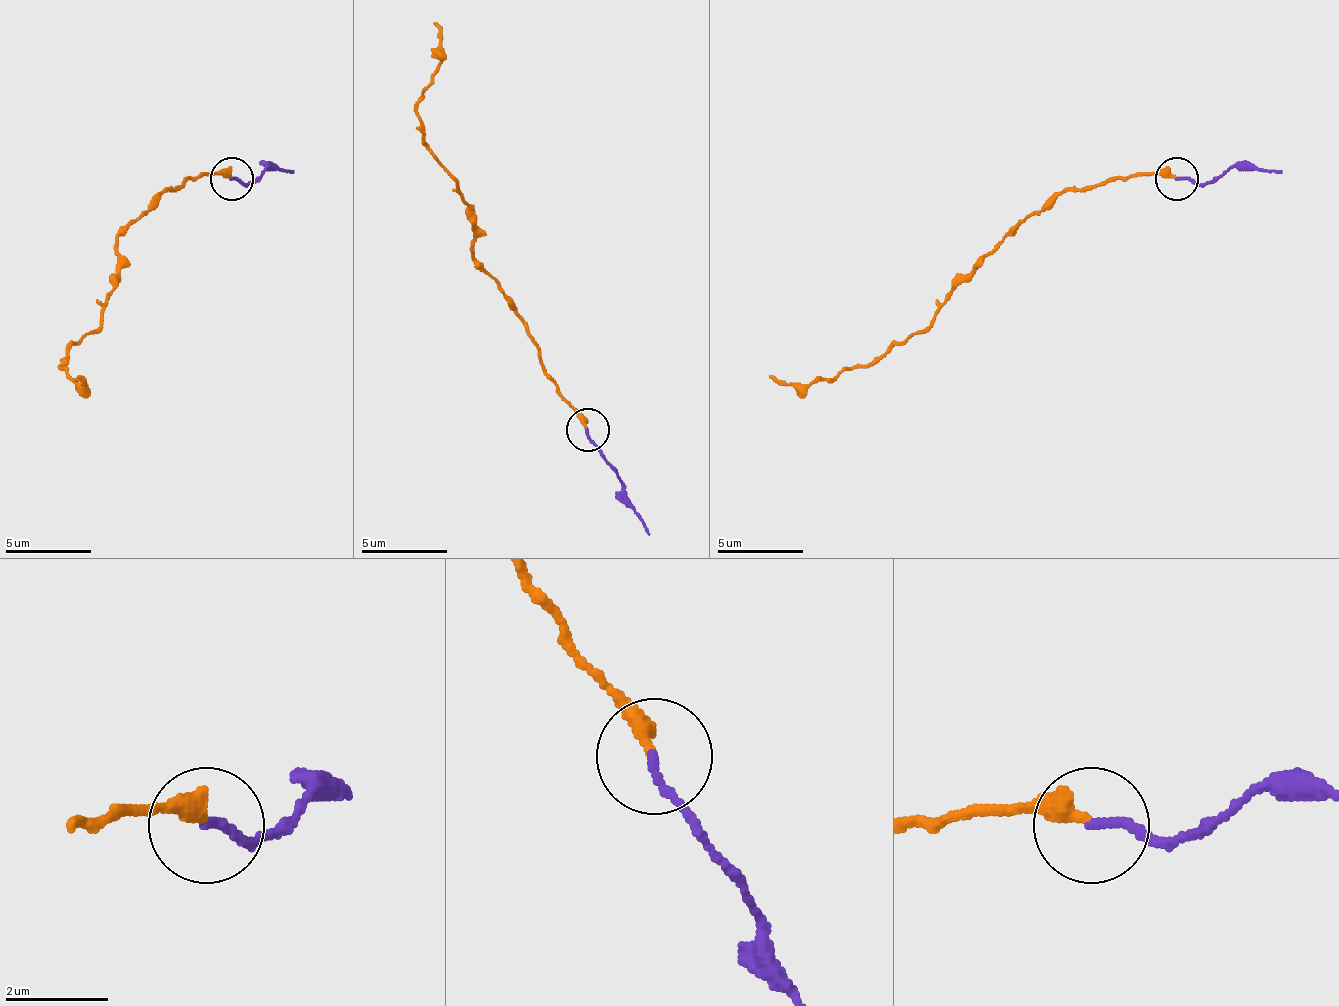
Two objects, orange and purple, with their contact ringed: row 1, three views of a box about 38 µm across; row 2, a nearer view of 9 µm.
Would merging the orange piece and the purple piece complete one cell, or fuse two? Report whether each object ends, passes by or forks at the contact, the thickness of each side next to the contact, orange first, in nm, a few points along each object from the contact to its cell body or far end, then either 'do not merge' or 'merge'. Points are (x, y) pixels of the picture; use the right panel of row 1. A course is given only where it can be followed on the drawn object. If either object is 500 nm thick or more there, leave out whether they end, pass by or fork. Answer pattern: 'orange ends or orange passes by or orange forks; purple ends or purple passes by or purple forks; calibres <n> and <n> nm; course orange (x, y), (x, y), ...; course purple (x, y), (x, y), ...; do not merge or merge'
orange ends; purple ends; calibres 320 and 170 nm; course orange (1175, 178), (1133, 174), (1068, 186), (1004, 238), (931, 323), (884, 353), (807, 383), (768, 375); course purple (1175, 178), (1210, 182), (1227, 169), (1283, 174); do not merge

